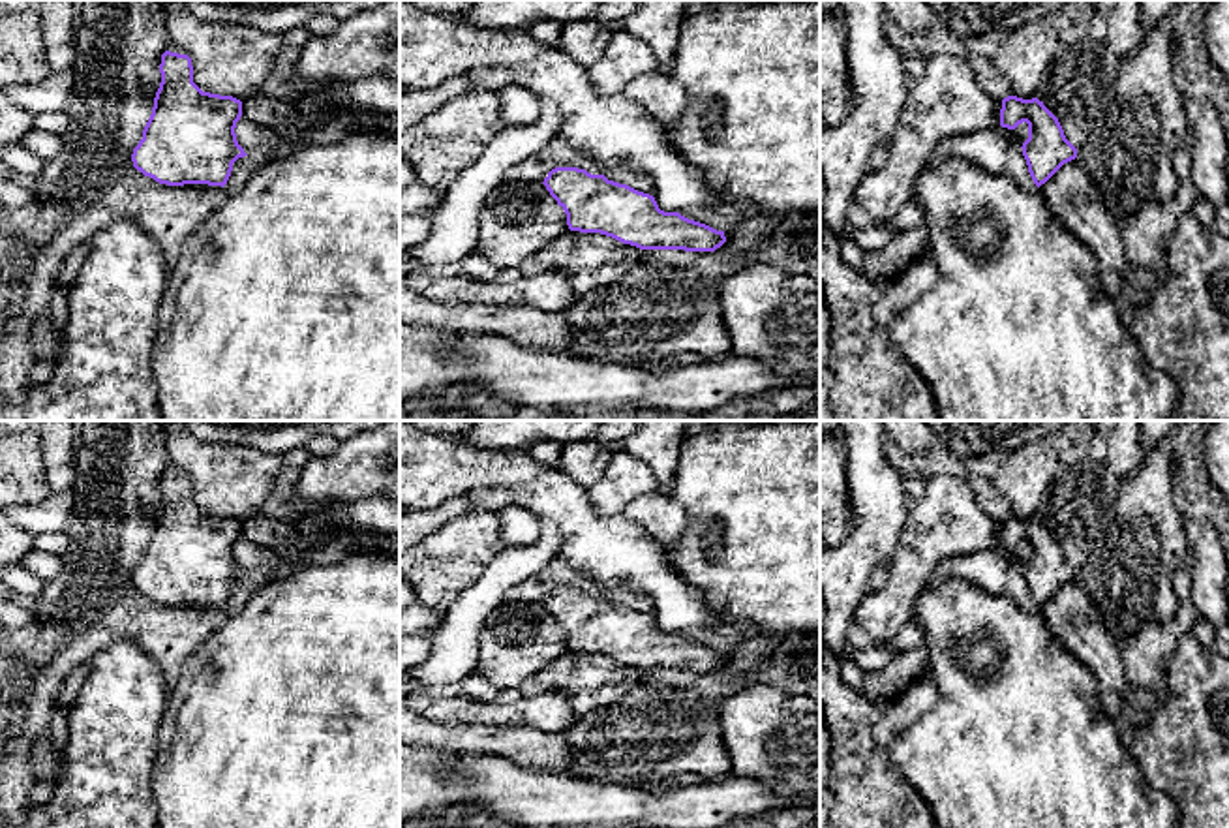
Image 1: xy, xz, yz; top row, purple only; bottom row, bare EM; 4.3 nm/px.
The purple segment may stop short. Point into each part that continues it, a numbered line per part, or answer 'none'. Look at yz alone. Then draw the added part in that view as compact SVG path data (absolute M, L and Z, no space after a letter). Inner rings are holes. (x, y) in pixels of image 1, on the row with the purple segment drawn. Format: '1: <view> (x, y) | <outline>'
none

